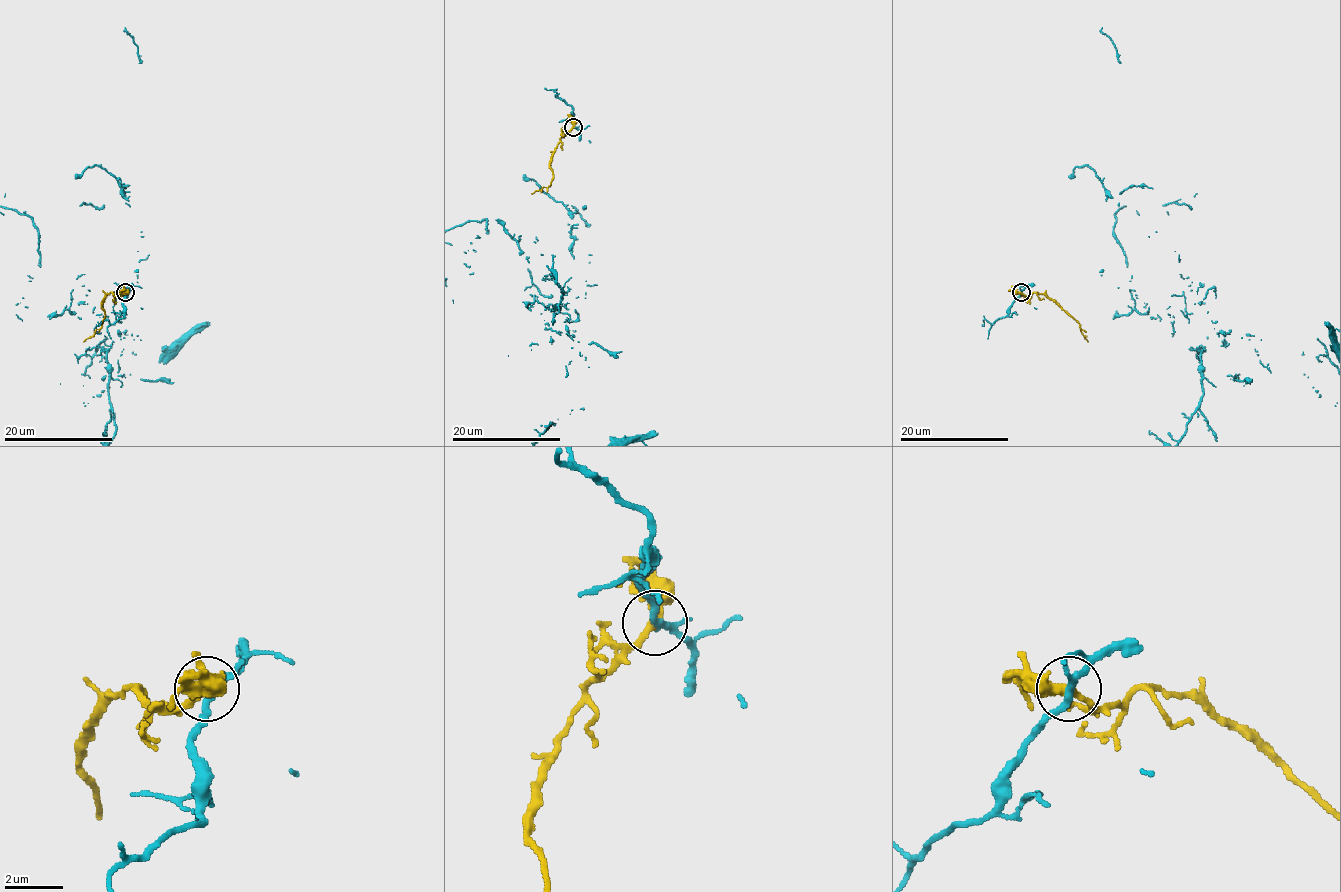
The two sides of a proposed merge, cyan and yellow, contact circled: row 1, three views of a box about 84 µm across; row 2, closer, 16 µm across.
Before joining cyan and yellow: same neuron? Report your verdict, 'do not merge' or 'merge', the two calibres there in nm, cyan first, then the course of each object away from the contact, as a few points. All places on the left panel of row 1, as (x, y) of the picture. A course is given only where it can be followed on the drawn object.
do not merge | 200/340 nm | yellow via (125, 293), (115, 295), (110, 293), (103, 298), (102, 325), (83, 342)

